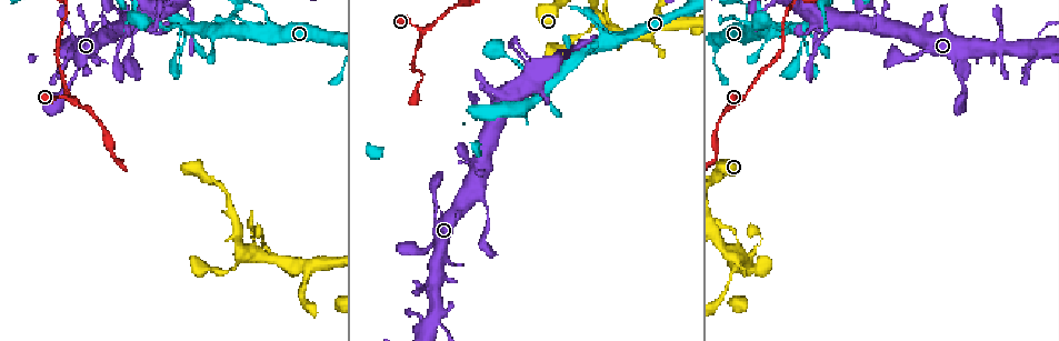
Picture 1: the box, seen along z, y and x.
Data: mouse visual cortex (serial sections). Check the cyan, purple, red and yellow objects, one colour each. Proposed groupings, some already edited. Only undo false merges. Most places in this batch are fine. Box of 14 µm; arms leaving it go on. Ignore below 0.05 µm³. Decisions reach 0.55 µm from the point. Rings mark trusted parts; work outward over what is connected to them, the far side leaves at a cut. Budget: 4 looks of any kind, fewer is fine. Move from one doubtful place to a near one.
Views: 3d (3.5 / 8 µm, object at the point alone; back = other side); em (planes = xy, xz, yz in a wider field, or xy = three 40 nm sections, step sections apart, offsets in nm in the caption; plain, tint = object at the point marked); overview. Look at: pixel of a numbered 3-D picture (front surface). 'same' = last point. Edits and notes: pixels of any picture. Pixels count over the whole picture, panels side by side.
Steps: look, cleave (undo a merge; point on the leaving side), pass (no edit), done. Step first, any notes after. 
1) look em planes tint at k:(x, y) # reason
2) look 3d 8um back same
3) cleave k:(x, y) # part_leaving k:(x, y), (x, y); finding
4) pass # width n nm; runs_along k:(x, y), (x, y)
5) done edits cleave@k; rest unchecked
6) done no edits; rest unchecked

look 3d 3.5um at 1:(270, 32) # three-way junction

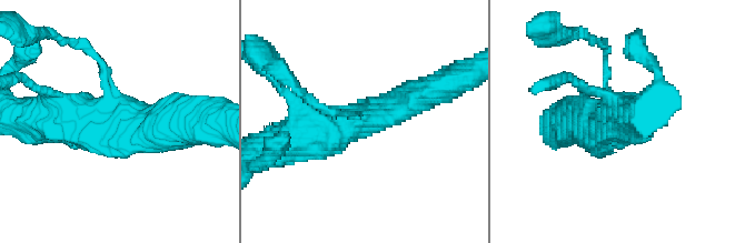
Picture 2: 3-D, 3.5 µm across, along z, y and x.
look em xy step 5 tint at 2:(119, 120) # arms 3; arm_widths 100, 450, 600 nm; need the tissue

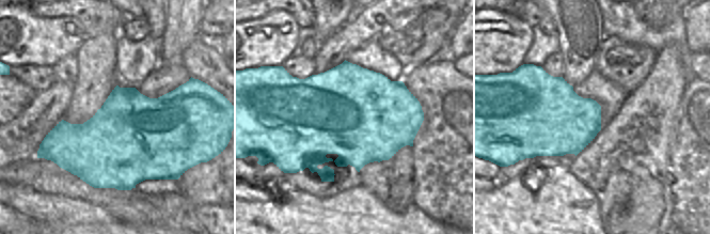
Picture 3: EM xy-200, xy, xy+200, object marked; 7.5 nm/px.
pass # runs_along 2:(436, 87), (365, 121), (296, 138); one cell here

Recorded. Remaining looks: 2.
look 3d 3.5um at 1:(65, 94) # sharp bend

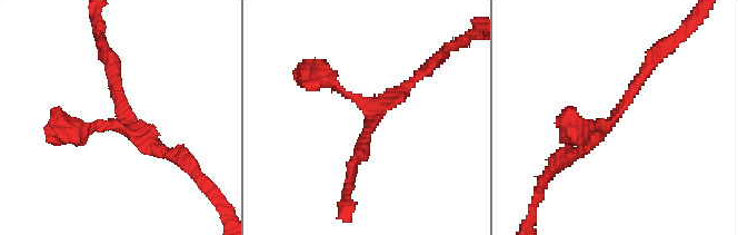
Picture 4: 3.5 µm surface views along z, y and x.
look em xy step 5 tint at 4:(125, 120) # shape alone is not enough

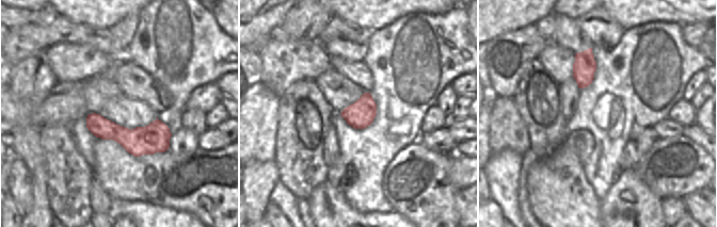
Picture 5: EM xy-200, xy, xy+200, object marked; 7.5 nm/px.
pass # arm_widths 150, 150, 200 nm; runs_along 4:(571, 129), (609, 126), (655, 58); continuous, no second cell

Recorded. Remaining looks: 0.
done no edits; rest unchecked

